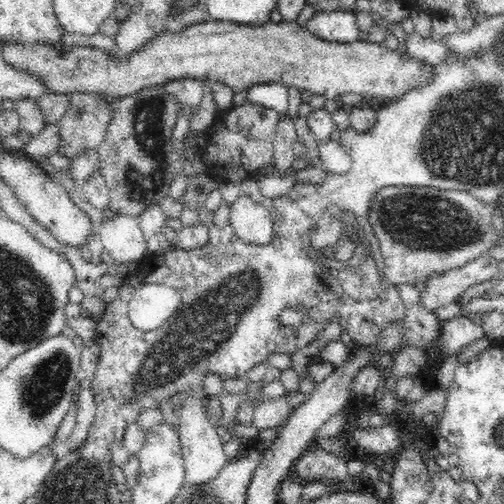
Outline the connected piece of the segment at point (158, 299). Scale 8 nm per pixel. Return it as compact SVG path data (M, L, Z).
M143 284L128 302L128 318L134 328L151 332L172 316L182 299L180 293L168 285Z

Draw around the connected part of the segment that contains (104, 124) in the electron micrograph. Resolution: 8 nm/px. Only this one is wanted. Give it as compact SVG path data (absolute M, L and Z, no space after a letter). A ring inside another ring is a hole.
M70 93L69 105L59 120L62 144L57 152L66 158L75 159L86 148L97 149L104 138L113 117L114 104L105 102L92 93Z

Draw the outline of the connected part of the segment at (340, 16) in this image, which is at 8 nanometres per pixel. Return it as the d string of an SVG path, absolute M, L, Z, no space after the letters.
M317 12L306 26L314 36L329 43L351 43L361 32L353 12Z

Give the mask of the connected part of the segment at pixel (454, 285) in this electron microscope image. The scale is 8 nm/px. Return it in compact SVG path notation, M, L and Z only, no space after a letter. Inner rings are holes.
M482 253L476 260L444 274L431 276L424 284L419 296L422 306L434 312L438 306L454 302L464 290L475 284L490 280L498 272L498 261L490 253Z

